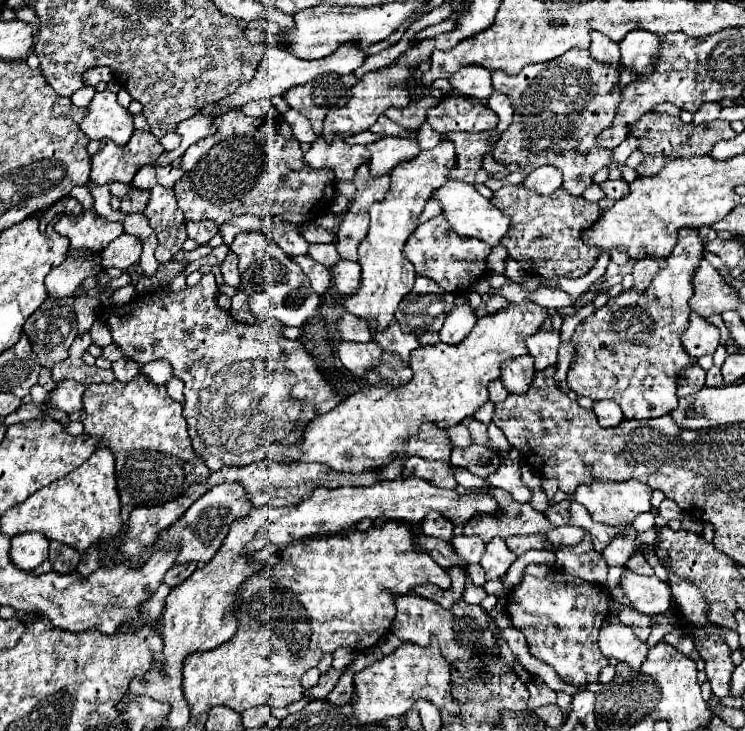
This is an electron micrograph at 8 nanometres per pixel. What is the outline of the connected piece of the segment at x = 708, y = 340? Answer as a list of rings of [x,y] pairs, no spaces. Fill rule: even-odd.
[[[690,312],[690,326],[680,340],[690,356],[700,358],[706,354],[714,354],[716,346],[720,344],[720,330],[706,318],[698,316],[696,312]]]

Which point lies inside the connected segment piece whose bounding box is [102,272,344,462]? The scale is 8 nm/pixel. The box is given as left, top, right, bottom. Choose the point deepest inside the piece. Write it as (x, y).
(189, 329)

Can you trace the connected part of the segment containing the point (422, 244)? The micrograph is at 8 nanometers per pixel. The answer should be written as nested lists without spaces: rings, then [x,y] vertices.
[[[436,216],[422,226],[418,226],[404,244],[404,256],[414,264],[416,274],[432,278],[440,288],[450,292],[468,290],[478,278],[486,276],[486,256],[490,254],[490,246],[482,244],[482,240],[460,238],[444,220],[444,216]]]

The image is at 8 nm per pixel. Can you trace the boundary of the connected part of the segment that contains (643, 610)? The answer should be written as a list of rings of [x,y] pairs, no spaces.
[[[628,568],[622,572],[620,588],[640,614],[662,614],[670,608],[670,586],[656,576],[640,576]]]

